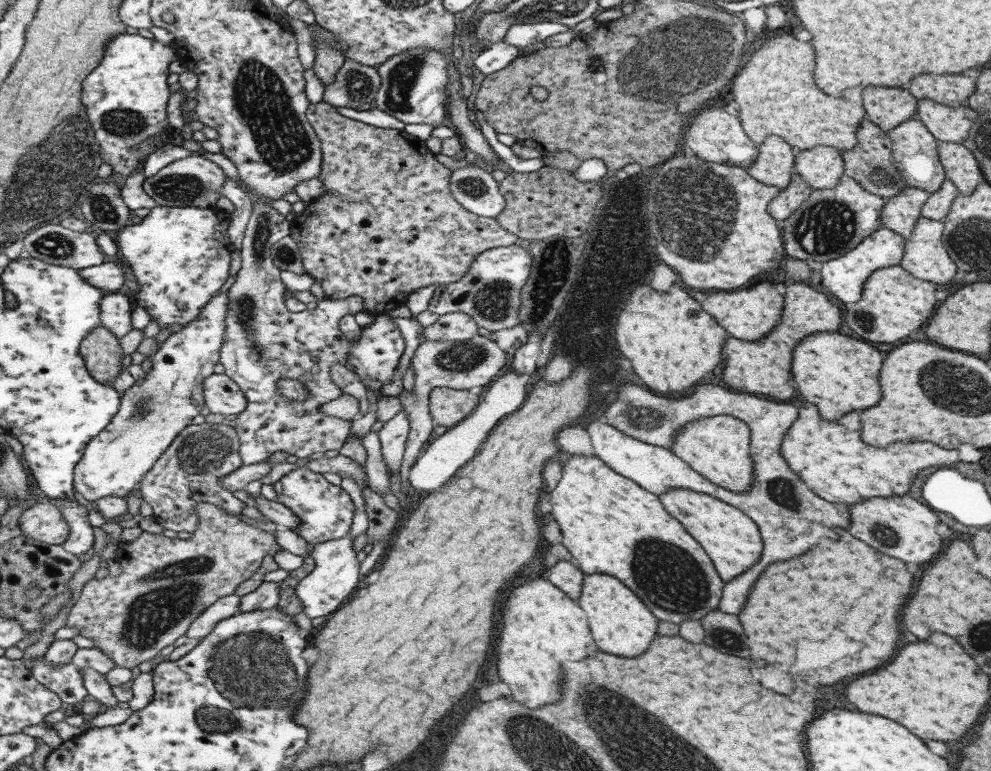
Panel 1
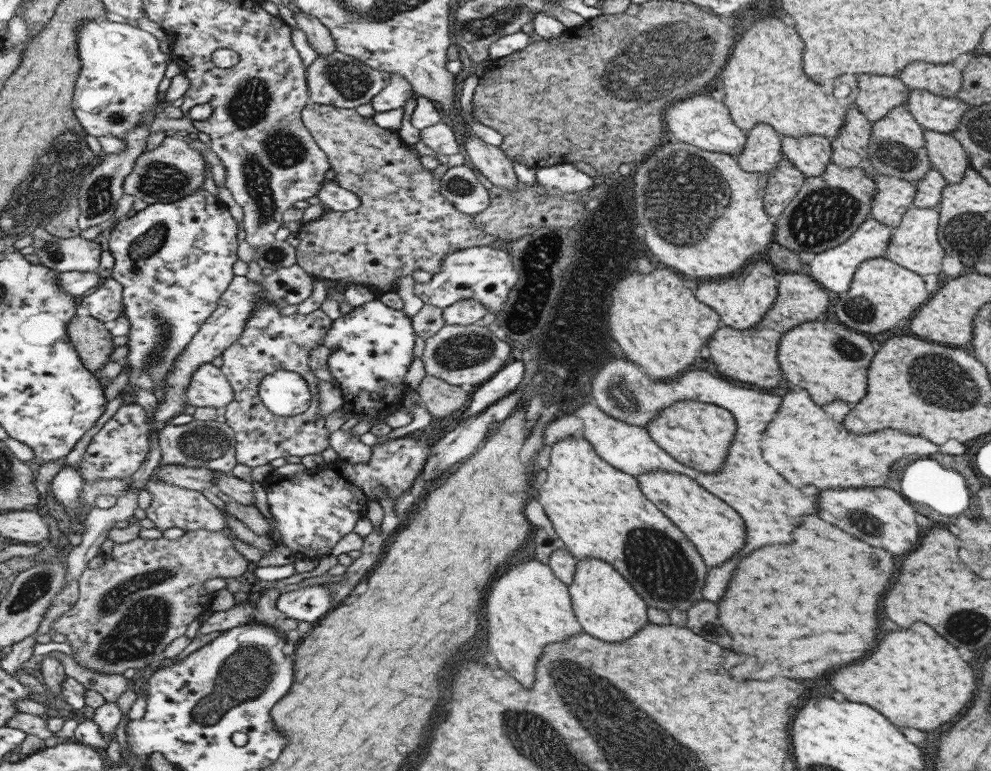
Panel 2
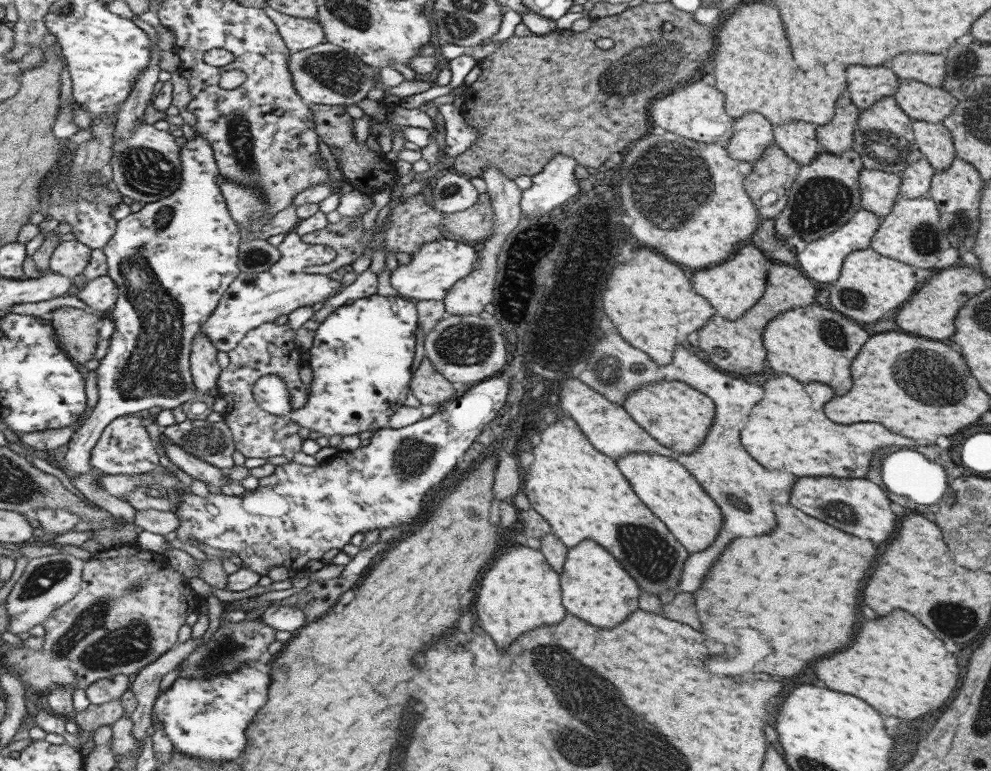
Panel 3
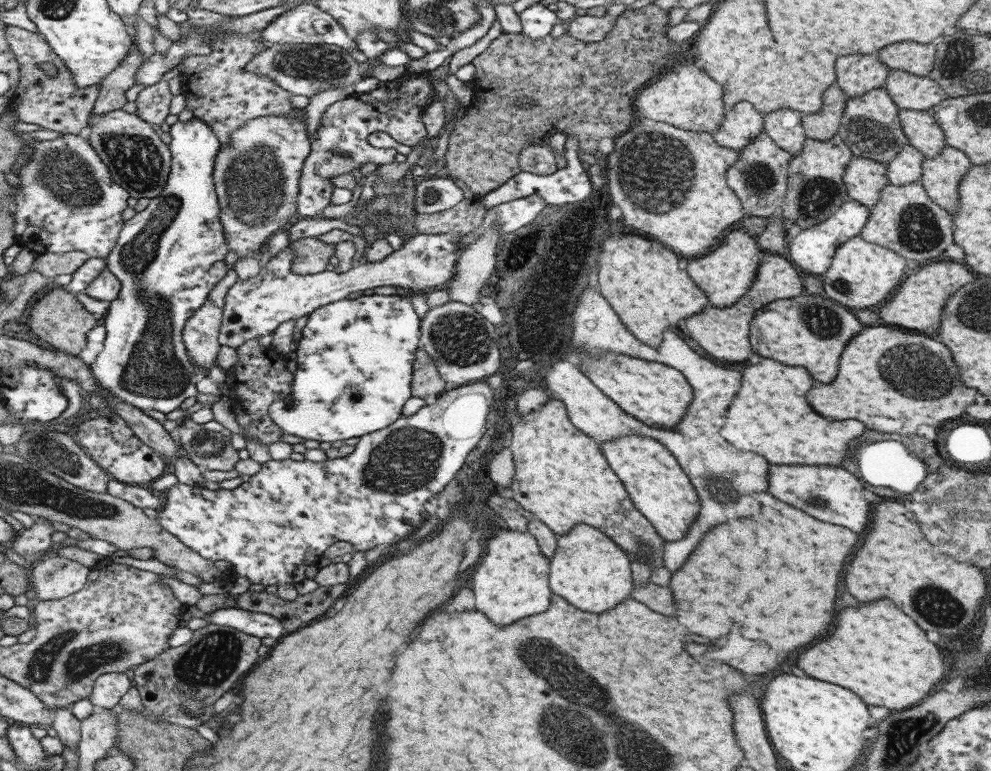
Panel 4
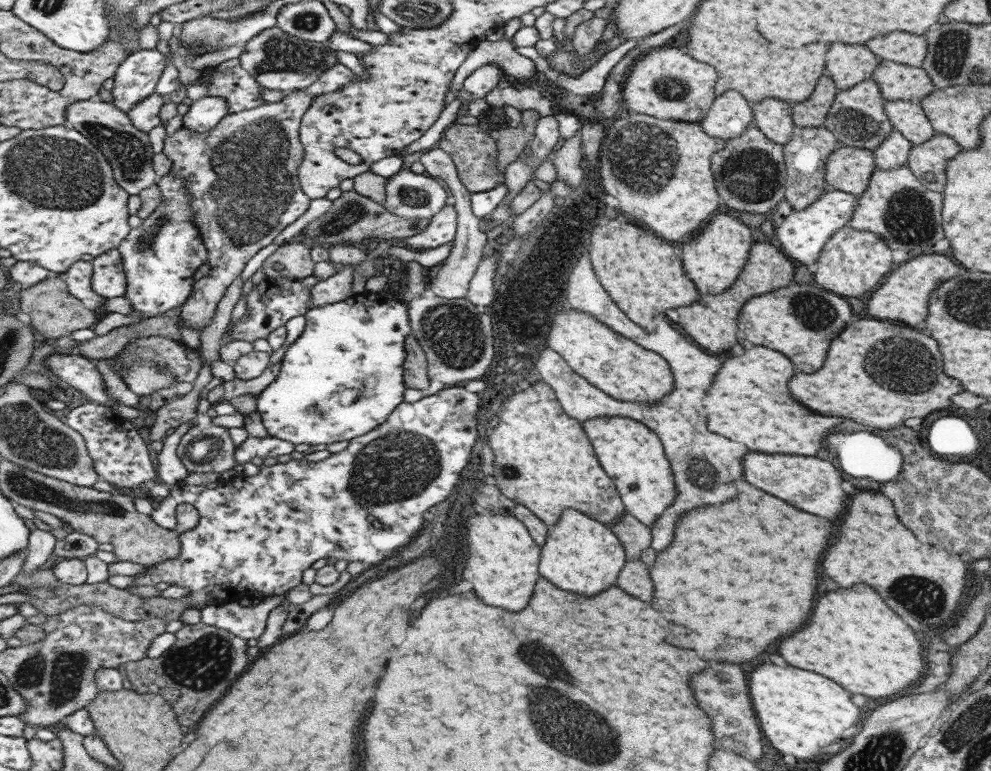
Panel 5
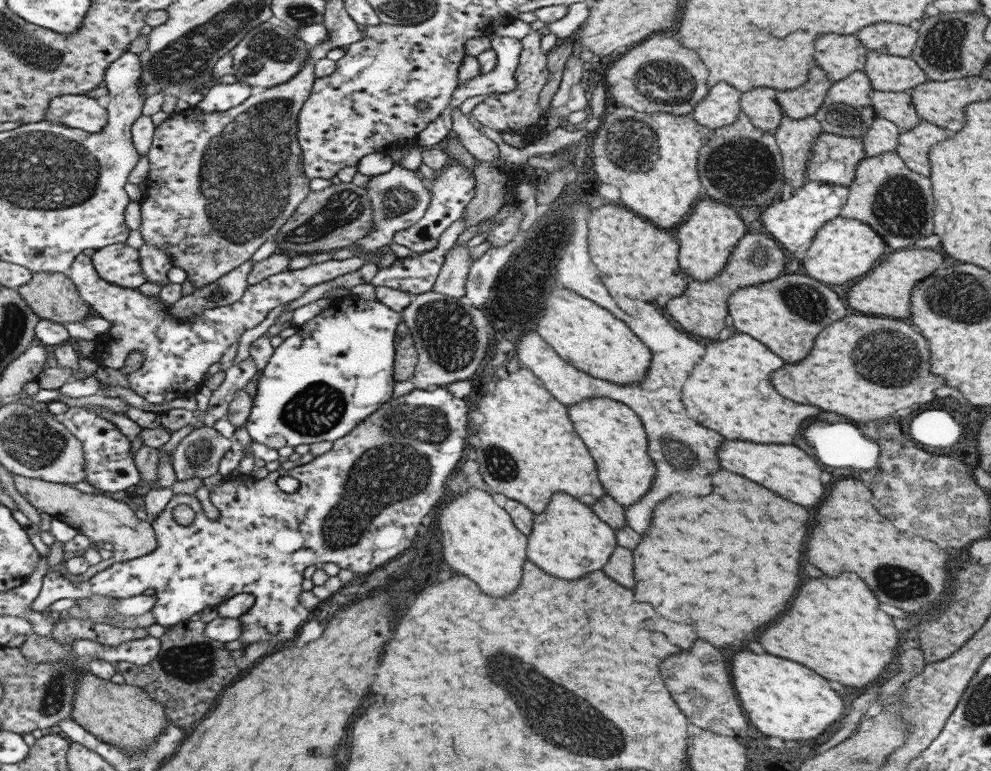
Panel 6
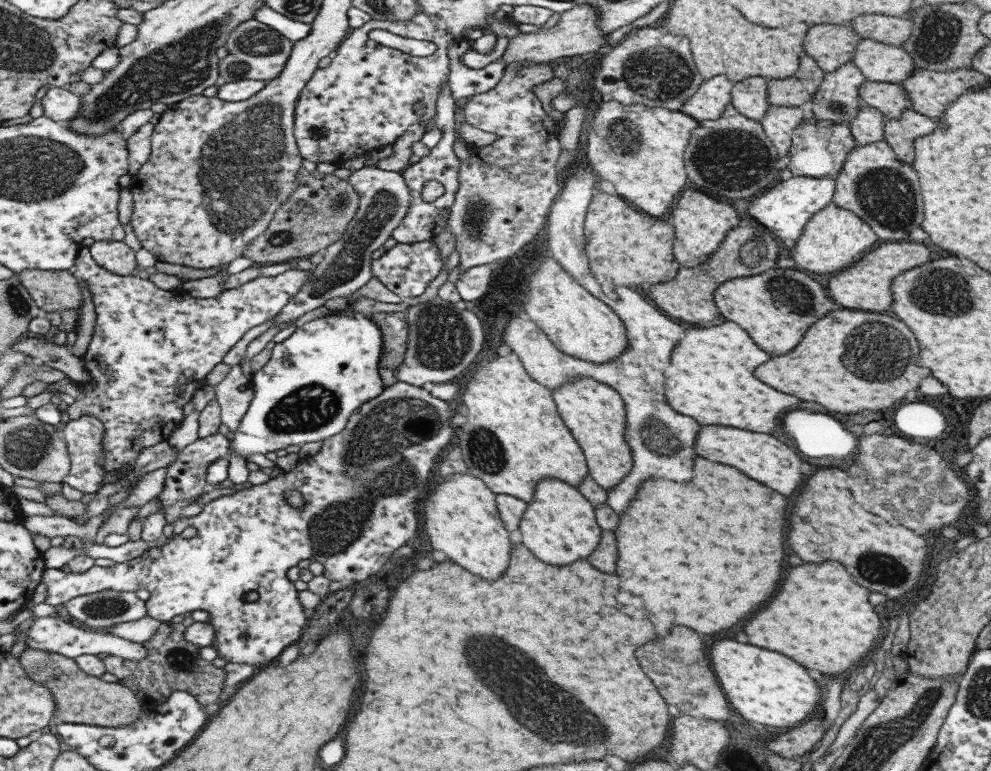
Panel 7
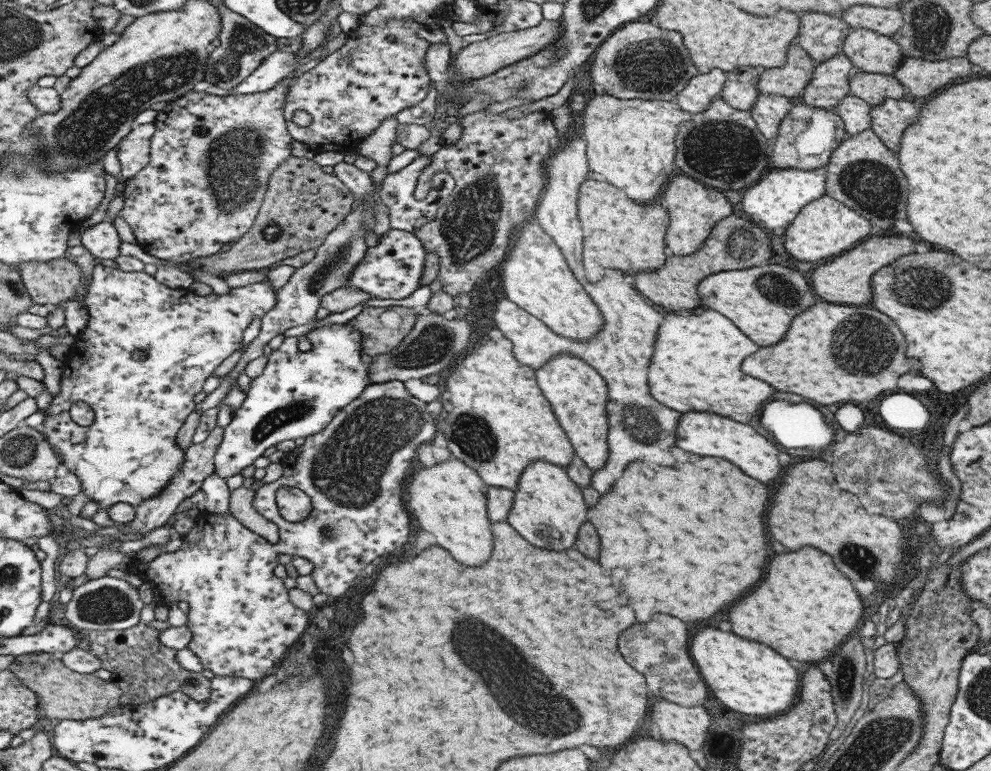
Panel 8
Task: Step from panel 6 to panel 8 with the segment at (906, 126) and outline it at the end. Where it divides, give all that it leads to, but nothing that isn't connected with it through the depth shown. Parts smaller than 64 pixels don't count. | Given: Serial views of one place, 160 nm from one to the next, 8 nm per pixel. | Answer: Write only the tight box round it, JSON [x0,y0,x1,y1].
[848,70,903,107]

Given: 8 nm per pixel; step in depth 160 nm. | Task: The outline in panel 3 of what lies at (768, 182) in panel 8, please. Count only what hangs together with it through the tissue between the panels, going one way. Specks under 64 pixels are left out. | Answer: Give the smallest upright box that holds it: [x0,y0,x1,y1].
[795,209,880,284]

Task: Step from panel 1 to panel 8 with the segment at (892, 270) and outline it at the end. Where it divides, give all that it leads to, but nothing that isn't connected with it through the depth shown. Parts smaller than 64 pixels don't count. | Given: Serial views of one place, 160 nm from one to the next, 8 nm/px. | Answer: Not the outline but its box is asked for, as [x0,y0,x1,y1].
[781,194,871,262]

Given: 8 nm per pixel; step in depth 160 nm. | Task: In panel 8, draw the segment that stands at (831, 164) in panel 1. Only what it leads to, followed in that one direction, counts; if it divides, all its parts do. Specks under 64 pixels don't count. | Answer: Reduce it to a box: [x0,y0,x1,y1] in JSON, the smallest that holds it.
[720,66,760,111]

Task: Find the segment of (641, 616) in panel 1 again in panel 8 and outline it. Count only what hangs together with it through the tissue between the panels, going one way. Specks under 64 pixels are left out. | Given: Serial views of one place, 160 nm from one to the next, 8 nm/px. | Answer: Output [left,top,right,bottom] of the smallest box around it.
[506,461,585,551]

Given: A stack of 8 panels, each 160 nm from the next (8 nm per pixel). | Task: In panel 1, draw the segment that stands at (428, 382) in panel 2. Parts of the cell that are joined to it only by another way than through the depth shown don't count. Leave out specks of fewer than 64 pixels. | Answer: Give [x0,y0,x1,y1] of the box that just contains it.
[428,387,480,426]

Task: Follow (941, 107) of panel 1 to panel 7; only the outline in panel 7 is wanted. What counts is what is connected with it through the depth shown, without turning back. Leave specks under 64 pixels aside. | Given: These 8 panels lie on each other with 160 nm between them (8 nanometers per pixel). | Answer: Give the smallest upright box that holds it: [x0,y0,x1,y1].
[852,38,917,83]

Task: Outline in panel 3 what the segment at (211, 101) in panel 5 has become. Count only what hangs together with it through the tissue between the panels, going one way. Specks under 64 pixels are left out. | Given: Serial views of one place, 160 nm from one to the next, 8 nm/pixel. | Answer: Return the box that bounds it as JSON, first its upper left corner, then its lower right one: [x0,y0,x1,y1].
[65,134,242,484]

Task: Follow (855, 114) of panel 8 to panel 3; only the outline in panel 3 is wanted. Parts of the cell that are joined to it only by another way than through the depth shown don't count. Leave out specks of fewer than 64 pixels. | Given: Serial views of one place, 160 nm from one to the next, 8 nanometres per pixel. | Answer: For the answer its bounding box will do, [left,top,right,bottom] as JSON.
[898,156,934,199]

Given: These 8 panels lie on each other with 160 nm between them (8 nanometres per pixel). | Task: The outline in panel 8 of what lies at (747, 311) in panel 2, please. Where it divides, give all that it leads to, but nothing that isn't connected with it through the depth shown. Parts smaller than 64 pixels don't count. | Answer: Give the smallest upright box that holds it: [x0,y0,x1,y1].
[659,171,731,258]

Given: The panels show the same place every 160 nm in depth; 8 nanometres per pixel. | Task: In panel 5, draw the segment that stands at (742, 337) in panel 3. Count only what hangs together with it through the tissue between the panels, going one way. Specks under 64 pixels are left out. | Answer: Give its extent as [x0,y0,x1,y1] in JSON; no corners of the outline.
[675,242,795,354]

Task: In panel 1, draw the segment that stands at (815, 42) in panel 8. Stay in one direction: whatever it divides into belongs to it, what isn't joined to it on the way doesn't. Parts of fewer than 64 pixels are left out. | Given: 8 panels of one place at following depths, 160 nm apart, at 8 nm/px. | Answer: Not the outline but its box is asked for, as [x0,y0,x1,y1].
[861,86,916,132]

